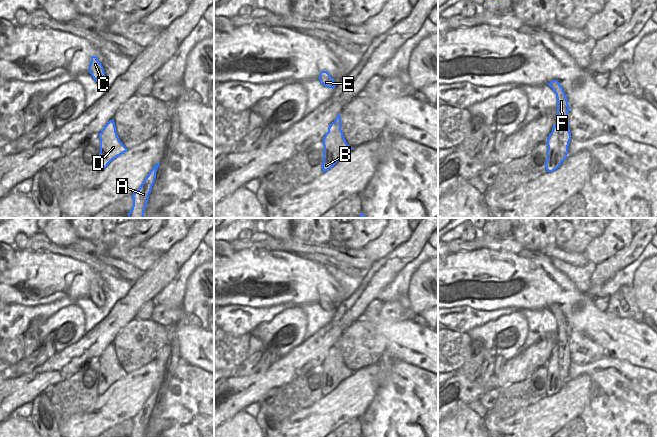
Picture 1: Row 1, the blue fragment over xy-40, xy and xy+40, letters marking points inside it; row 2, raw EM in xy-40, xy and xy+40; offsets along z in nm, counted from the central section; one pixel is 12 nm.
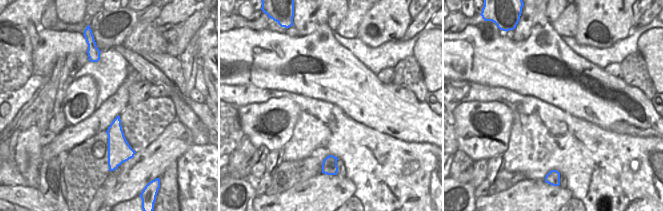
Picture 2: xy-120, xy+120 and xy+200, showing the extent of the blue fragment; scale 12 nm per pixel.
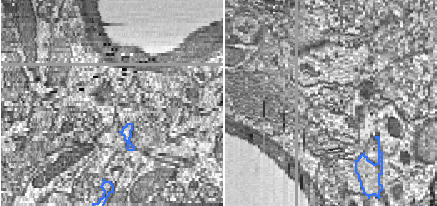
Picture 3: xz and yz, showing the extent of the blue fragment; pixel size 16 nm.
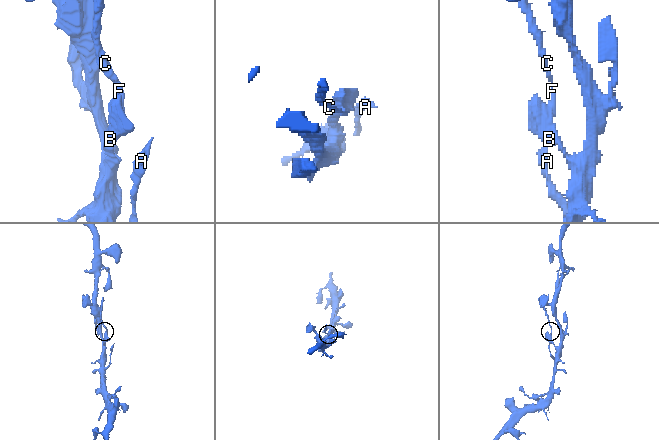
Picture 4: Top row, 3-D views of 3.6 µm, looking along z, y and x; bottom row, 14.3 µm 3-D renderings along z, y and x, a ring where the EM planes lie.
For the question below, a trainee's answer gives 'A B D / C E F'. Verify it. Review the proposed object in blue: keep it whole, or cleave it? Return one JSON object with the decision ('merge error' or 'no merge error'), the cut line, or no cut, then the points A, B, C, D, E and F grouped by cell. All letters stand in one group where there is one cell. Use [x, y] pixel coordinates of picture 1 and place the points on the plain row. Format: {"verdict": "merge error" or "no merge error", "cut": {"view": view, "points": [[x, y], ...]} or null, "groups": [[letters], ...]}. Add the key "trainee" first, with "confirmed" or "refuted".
{"trainee": "confirmed", "verdict": "merge error", "cut": {"view": "xy+40", "points": [[567, 343], [556, 347]]}, "groups": [["A", "B", "D"], ["C", "E", "F"]]}

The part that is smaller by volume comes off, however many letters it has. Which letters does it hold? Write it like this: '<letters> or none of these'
C, E, F

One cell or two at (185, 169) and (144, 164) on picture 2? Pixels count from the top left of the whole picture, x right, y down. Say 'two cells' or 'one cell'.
two cells

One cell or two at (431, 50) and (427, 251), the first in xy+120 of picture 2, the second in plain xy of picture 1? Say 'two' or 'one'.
two

